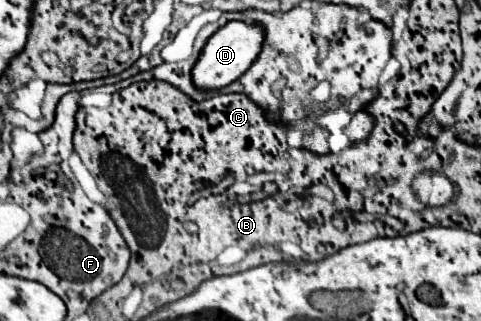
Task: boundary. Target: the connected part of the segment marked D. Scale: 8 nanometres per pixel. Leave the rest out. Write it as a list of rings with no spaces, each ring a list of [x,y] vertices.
[[[243,20],[227,22],[205,44],[205,48],[193,68],[195,86],[199,86],[203,90],[215,90],[215,88],[223,88],[223,86],[235,82],[257,60],[257,56],[263,48],[263,42],[265,42],[265,28],[259,22],[243,22]]]

